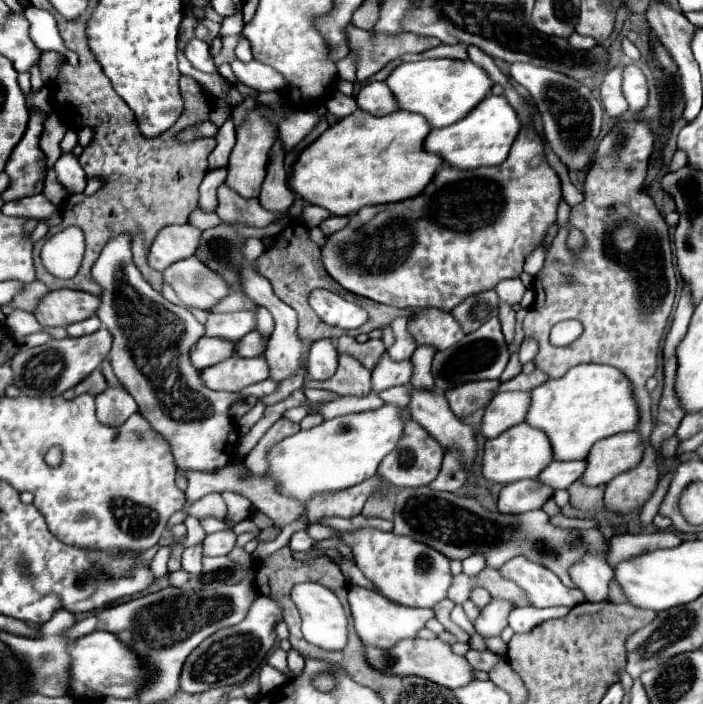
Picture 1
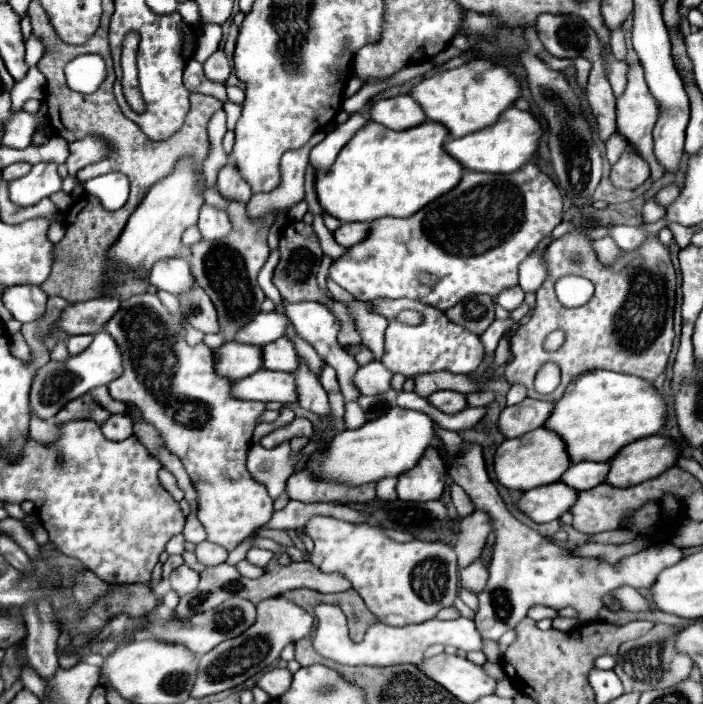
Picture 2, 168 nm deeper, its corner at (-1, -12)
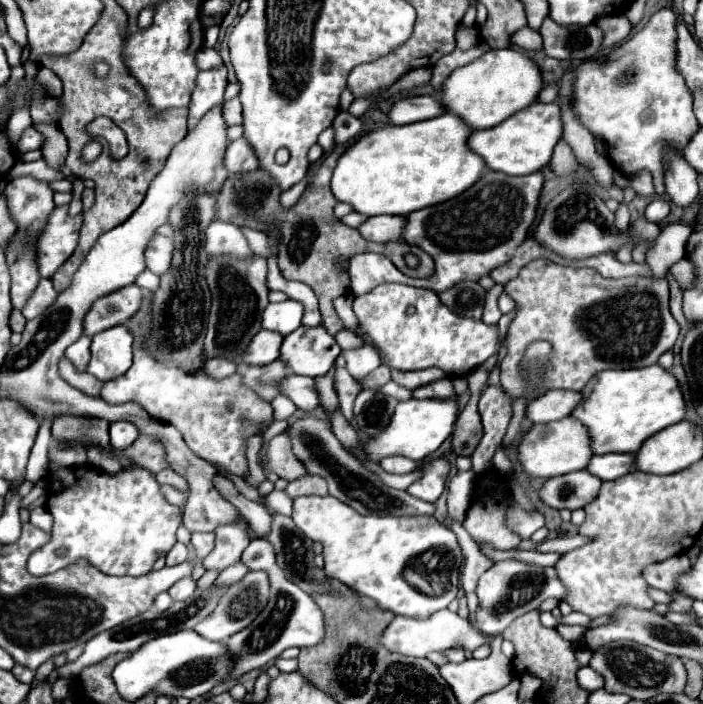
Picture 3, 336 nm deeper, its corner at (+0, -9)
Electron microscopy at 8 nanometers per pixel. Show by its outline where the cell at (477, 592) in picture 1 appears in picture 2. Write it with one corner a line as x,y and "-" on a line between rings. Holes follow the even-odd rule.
478,558
472,566
460,570
460,586
478,594
486,586
486,576
488,576
488,570
480,564
480,558

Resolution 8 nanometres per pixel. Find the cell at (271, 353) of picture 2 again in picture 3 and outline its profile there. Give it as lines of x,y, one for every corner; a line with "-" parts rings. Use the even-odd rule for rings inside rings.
301,325
293,333
289,333
281,345
281,359
291,369
303,369
293,373
307,377
325,375
335,365
339,353
341,347
337,345
335,337
325,331
323,325
317,327

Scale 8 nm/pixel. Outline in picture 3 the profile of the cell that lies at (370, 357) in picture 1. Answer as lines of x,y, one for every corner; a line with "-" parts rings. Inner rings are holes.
341,329
341,333
337,333
335,339
337,339
341,349
355,349
355,347
363,345
363,341
357,335
353,335
351,331
347,331
347,329

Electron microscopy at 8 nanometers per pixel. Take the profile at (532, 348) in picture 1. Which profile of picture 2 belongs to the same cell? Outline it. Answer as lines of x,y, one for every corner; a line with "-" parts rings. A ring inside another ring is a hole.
520,384
513,385
506,396
506,405
516,405
527,397
527,389

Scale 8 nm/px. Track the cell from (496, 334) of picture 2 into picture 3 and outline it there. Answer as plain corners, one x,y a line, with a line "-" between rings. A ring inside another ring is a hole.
495,285
485,293
485,309
483,309
483,323
487,325
497,325
497,321
501,319
501,311
497,307
497,299
503,293
503,285

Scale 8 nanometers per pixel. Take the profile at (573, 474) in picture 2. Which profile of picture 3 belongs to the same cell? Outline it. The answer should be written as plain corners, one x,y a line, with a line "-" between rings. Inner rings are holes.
611,453
605,457
593,457
587,471
603,481
623,477
635,469
635,453

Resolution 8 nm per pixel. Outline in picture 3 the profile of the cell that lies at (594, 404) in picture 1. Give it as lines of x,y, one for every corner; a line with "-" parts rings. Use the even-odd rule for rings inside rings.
657,363
627,371
601,371
593,379
593,387
591,395
583,397
573,411
573,417
587,425
595,455
637,453
645,439
679,423
687,411
677,379

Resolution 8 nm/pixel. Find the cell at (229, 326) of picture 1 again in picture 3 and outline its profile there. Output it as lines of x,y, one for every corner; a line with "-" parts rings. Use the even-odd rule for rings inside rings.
287,299
281,303
269,303
263,311
263,329
277,331
281,335
289,335
301,325
303,305
299,301

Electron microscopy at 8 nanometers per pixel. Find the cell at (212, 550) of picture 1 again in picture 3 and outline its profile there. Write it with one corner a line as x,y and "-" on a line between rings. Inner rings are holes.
193,533
193,539
191,539
193,547
195,547
195,553
199,559
207,557
211,551
213,551
213,545
215,545
215,533

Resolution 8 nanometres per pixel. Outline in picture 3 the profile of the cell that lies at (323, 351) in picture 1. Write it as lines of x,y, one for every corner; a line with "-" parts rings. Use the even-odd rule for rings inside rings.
347,369
335,371
335,383
337,383
337,395
339,395
339,405
343,409
343,415
347,421
351,421
353,419
353,401
363,389
357,381
353,381
353,377
349,377

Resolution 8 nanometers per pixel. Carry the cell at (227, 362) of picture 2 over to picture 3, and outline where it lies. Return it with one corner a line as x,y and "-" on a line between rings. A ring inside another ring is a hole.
261,329
253,337
253,341
249,343
249,349
243,355
243,361
251,363
251,365
267,365
267,363
275,361
279,357
281,341
283,341
281,333
273,333
273,331

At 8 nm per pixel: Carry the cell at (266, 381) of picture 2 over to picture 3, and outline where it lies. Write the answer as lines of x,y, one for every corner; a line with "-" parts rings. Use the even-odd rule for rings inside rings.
289,375
281,381
279,387
281,387
281,393
287,395
303,411
315,411
321,405
315,379
311,377

